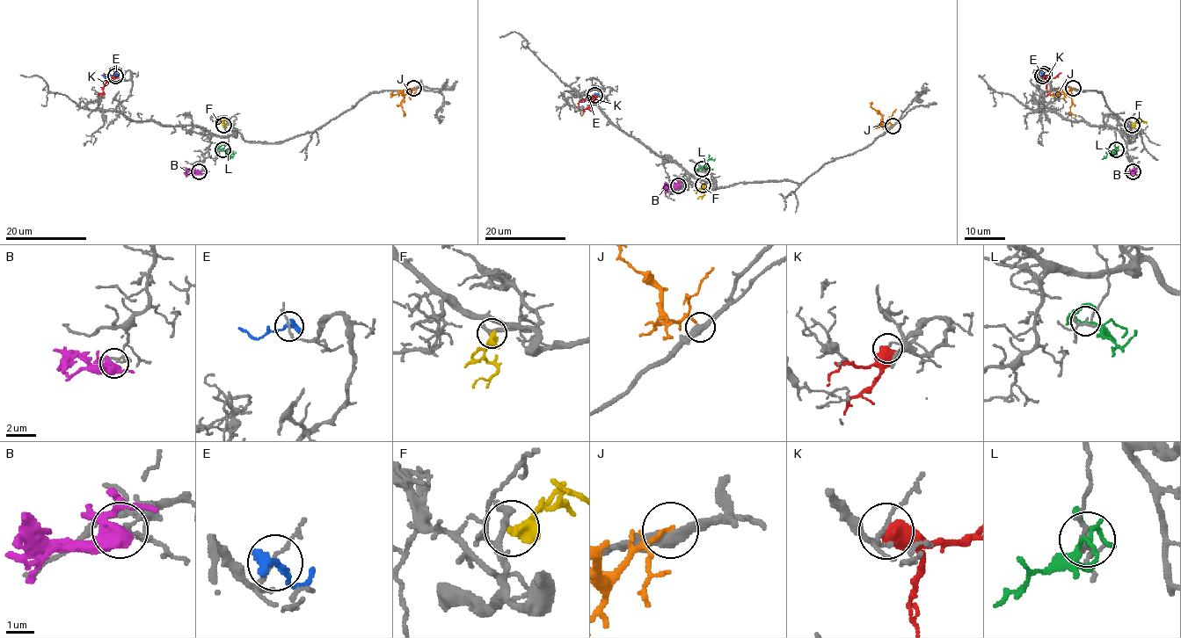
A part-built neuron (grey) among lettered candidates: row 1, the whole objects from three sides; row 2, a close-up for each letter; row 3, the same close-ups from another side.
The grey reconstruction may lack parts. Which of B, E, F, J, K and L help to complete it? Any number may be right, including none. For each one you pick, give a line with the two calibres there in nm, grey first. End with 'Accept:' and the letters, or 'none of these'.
Accept: none of these

